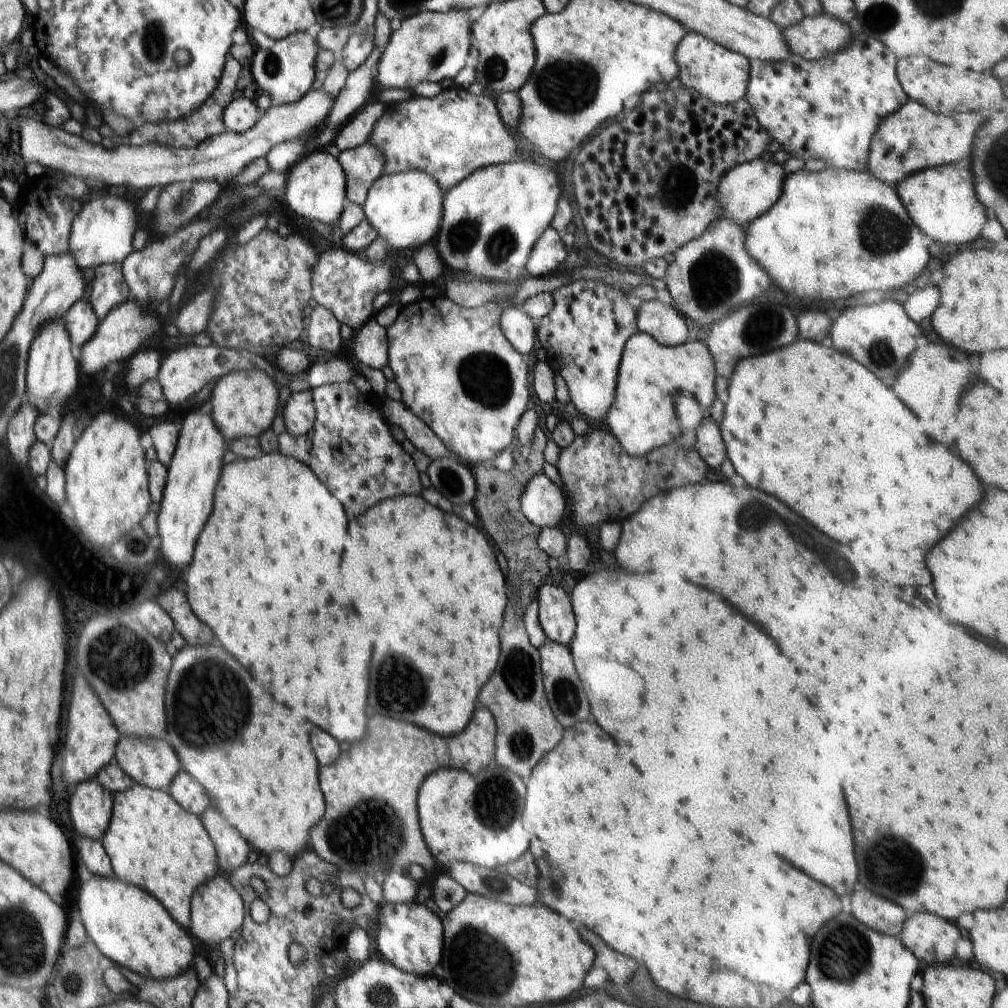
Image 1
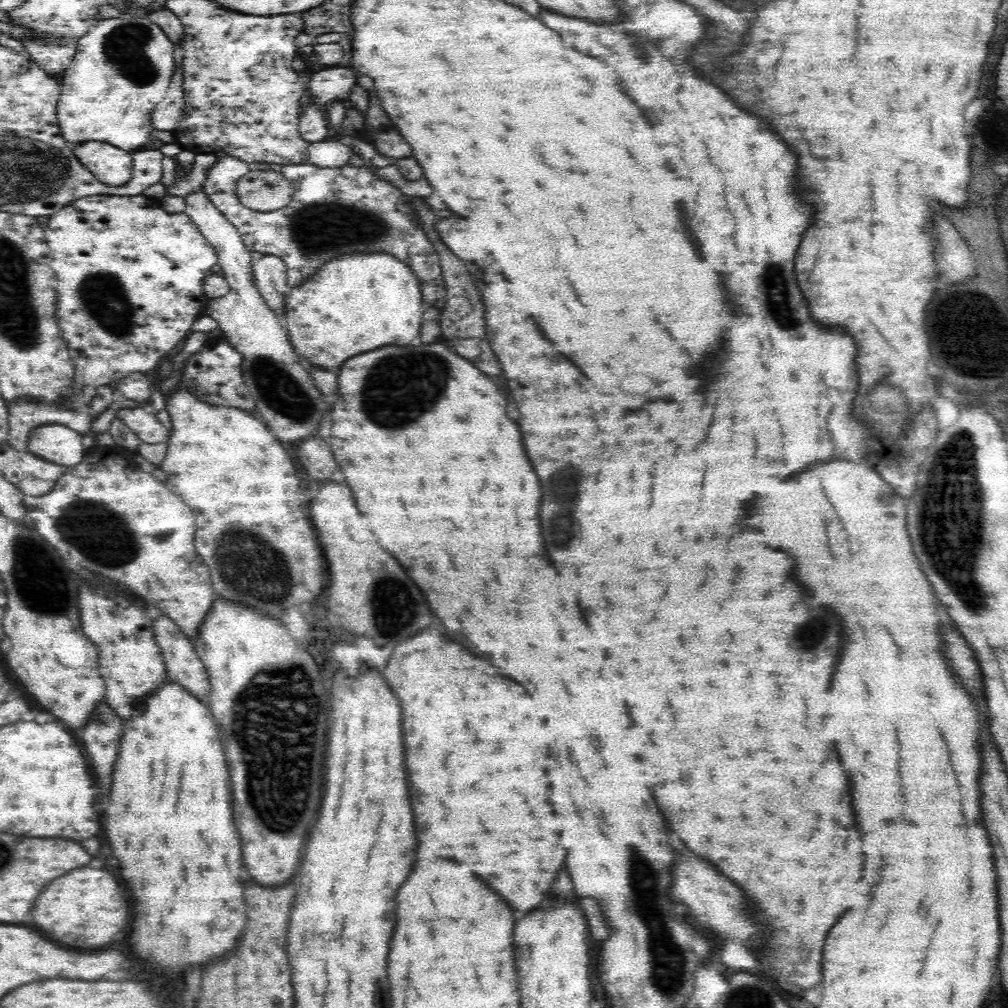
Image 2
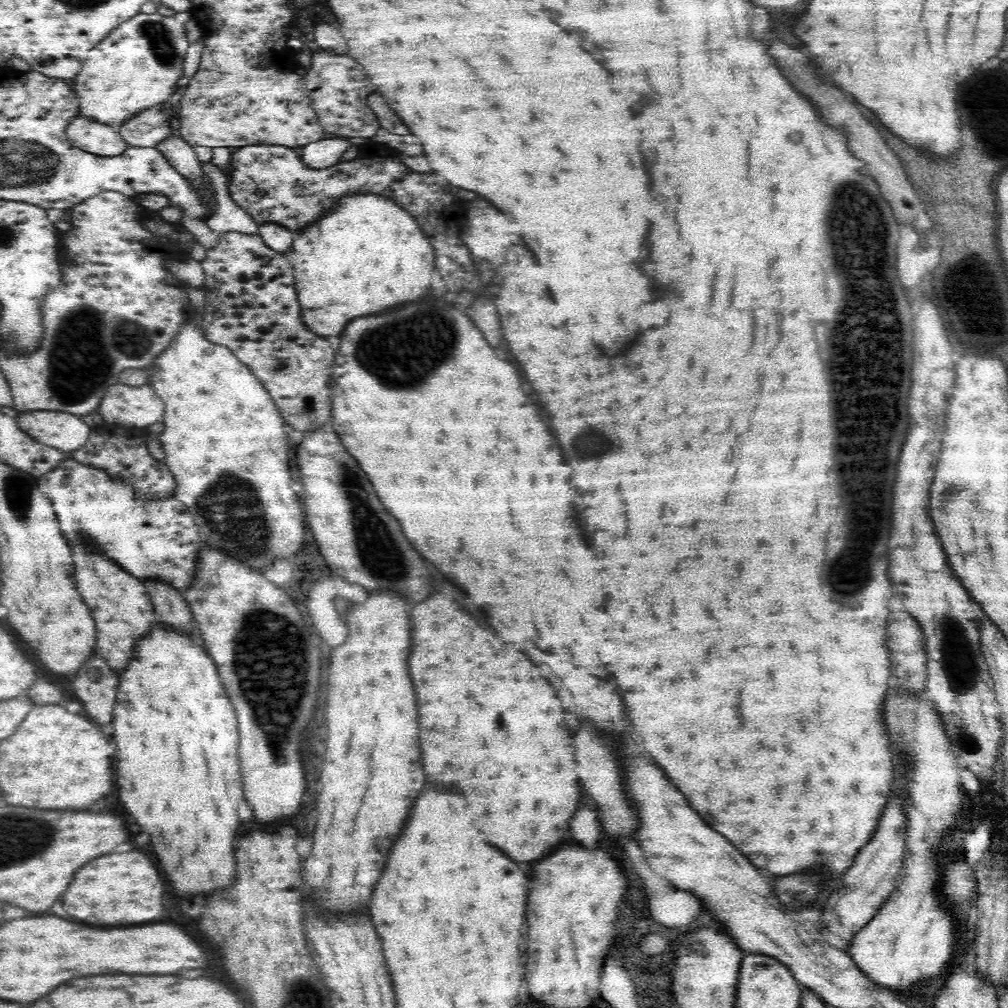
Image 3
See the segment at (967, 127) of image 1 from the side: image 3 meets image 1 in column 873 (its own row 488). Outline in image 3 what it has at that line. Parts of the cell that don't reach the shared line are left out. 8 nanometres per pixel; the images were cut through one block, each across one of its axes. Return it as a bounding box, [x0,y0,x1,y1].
[70,423,176,499]

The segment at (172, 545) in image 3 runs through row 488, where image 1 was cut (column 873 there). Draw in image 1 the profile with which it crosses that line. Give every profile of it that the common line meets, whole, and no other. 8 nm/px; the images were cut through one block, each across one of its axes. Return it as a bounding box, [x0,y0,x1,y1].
[746,26,909,171]

